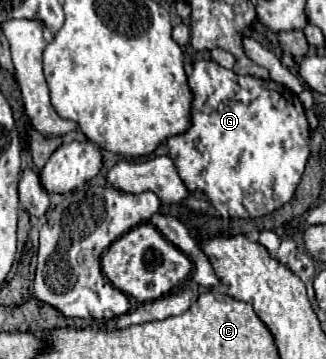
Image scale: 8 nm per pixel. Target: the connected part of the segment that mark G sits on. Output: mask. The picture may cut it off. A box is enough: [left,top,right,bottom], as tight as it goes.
[166,60,310,218]

